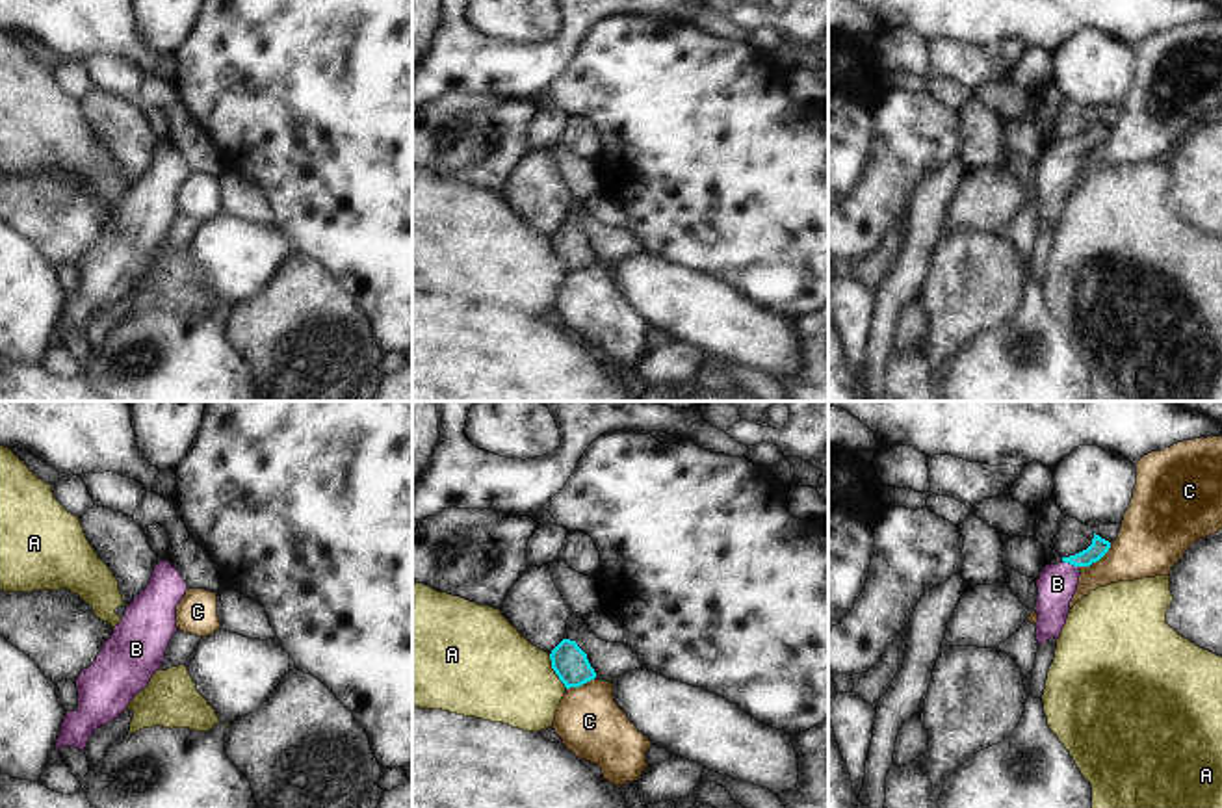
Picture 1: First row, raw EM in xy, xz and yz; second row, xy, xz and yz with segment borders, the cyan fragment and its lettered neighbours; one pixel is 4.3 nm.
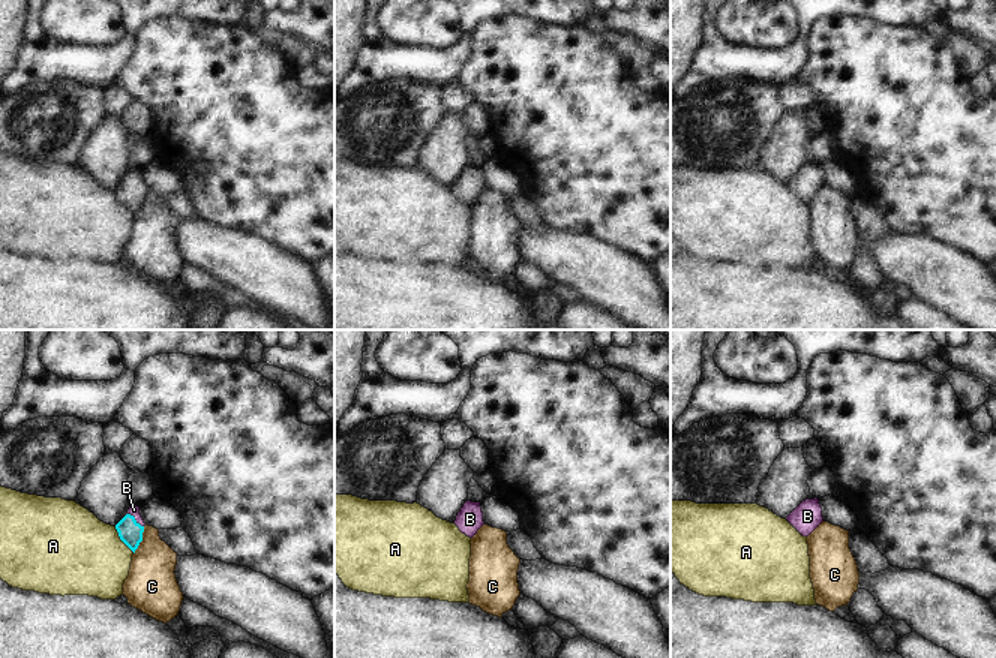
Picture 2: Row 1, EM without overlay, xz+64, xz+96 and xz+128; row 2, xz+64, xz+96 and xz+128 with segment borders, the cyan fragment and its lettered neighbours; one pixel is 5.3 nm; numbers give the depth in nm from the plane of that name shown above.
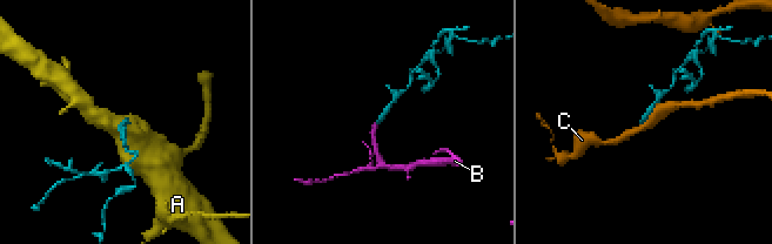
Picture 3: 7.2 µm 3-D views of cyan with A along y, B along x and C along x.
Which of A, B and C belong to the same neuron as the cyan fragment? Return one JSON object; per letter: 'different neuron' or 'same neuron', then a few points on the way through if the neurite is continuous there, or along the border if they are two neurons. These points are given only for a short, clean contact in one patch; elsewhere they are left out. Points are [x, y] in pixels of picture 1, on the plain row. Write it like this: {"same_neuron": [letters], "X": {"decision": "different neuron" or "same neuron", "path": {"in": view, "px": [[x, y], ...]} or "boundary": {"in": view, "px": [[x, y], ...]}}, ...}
{"same_neuron": ["B"], "A": {"decision": "different neuron", "boundary": {"in": "xz", "px": [[548, 238], [550, 251], [567, 272]]}}, "B": {"decision": "same neuron", "path": {"in": "yz", "px": [[1100, 130], [1087, 142], [1070, 147], [1066, 158], [1057, 168]]}}, "C": {"decision": "different neuron"}}

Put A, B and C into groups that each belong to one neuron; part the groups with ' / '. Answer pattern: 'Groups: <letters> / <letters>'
Groups: A / B / C.

